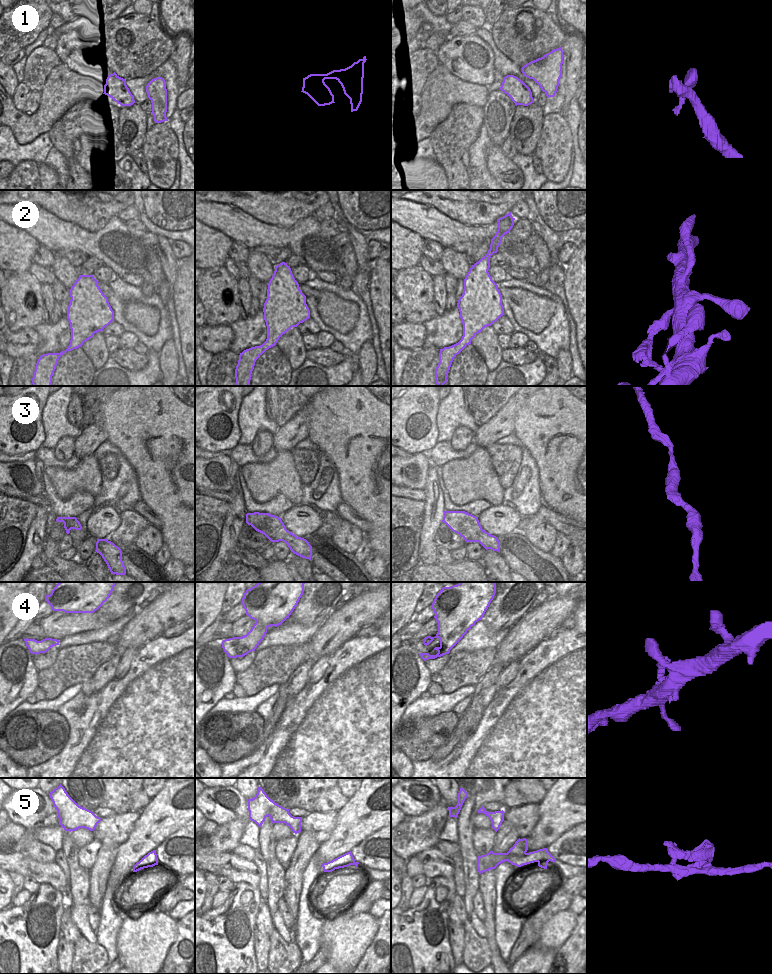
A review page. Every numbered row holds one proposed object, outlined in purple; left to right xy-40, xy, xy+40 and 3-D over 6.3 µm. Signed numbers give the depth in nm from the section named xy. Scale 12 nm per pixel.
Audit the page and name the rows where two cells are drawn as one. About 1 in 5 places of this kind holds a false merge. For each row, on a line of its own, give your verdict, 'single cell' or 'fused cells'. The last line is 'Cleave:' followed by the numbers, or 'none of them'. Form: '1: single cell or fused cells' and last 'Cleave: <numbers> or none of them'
1: fused cells
2: fused cells
3: single cell
4: single cell
5: single cell
Cleave: 1, 2

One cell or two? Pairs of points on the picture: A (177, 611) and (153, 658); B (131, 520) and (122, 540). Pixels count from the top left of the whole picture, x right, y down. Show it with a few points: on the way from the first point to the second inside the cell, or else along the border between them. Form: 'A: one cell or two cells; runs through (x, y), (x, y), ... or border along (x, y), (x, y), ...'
A: two cells; border along (161, 634), (148, 640), (141, 647)
B: one cell; runs through (131, 525), (124, 535)

